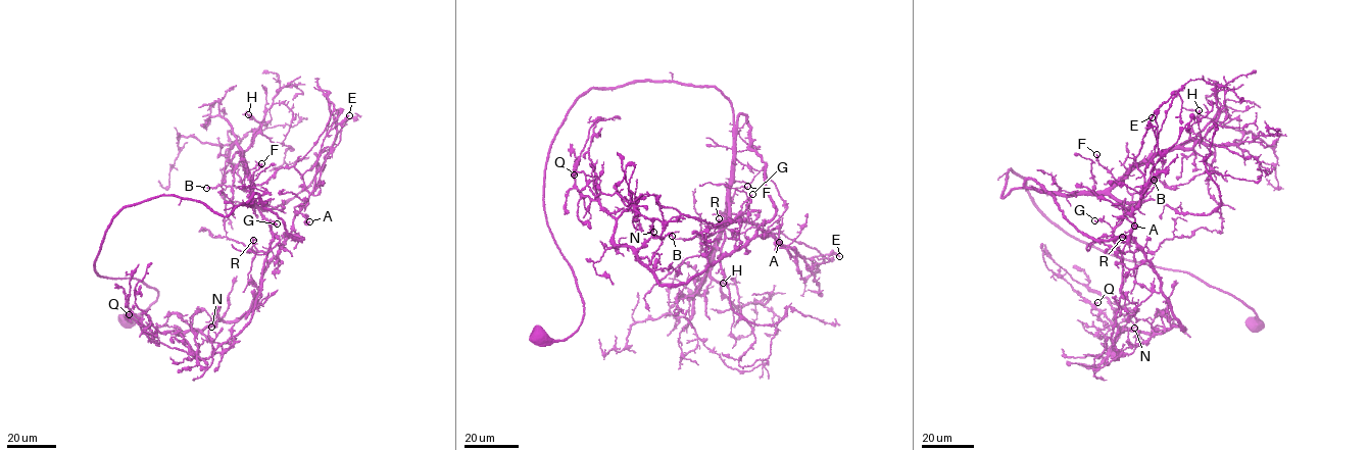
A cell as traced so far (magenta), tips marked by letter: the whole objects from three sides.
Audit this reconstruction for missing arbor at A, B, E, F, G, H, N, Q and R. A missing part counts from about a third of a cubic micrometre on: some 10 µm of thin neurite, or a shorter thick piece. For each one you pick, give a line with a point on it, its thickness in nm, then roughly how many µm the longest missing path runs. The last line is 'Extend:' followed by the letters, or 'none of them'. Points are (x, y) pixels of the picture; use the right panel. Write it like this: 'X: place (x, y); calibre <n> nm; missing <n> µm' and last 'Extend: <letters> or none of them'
Extend: none of them

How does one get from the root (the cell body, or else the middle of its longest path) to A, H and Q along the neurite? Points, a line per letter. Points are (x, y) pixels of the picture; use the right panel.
A: (1254, 322), (1187, 272), (1068, 236), (1008, 171), (1001, 197), (1034, 180), (1094, 239), (1134, 226)
H: (1254, 322), (1187, 272), (1068, 236), (1011, 169), (1001, 196), (1109, 190), (1157, 155), (1190, 149), (1199, 110)
Q: (1254, 322), (1187, 272), (1068, 236), (1008, 171), (1001, 197), (1120, 204), (1118, 359), (1097, 302)

